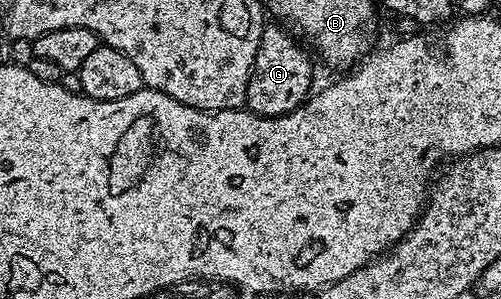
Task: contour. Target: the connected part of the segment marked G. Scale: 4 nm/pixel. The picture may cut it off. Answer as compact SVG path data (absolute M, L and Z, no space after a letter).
M278 24L270 25L263 29L260 44L256 48L256 60L252 64L245 104L245 109L265 118L275 118L301 106L310 97L310 85L314 82L314 66L310 63L311 51L289 30Z

